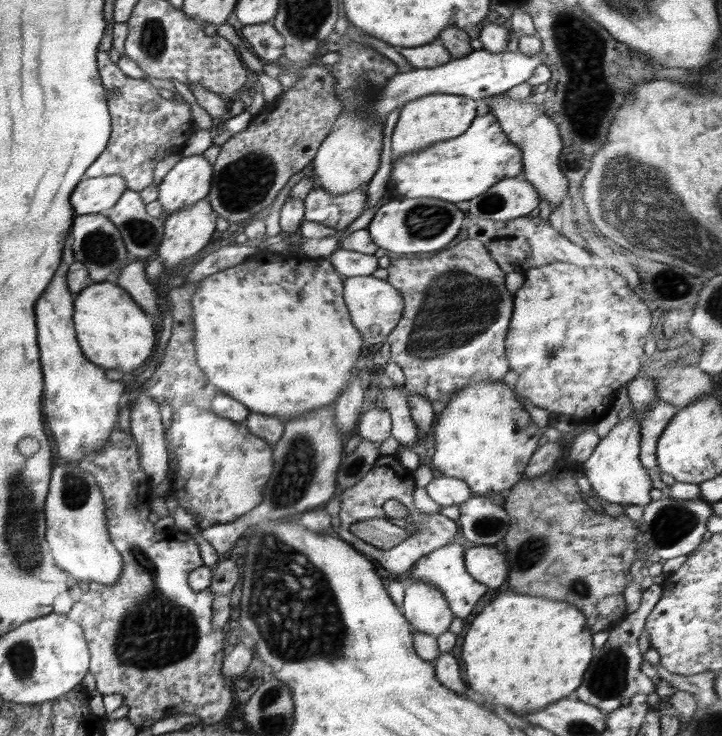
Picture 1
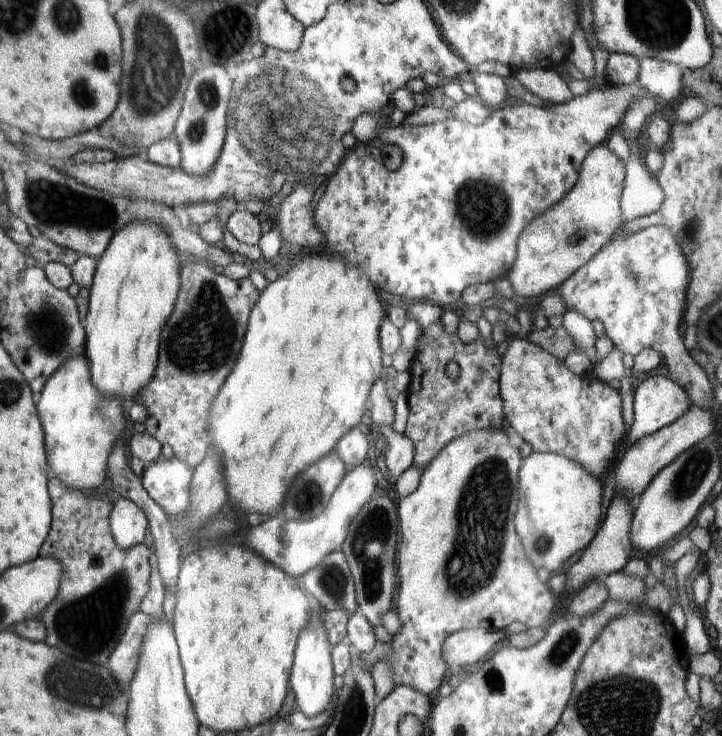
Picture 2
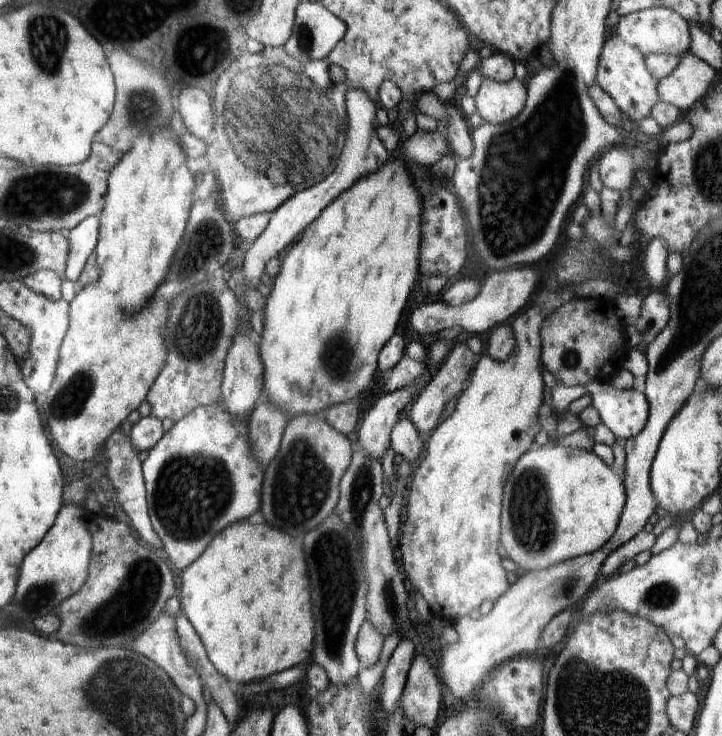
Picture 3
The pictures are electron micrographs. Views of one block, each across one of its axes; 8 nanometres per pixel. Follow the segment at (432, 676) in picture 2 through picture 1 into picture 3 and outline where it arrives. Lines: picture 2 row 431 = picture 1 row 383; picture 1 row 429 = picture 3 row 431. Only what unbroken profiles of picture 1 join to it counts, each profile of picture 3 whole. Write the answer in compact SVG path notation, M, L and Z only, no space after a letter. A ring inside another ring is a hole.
M602 212L599 215L590 214L590 218L582 224L585 237L580 240L570 240L568 242L568 248L558 256L556 264L554 264L554 272L548 280L548 288L543 288L539 293L538 300L534 306L530 308L524 308L520 316L514 320L512 325L512 330L514 331L514 340L516 340L516 348L514 348L514 354L504 360L504 362L494 361L491 359L480 360L474 368L473 374L468 380L468 384L462 391L462 395L458 398L456 408L453 412L453 415L450 415L445 421L436 426L431 432L430 438L428 440L428 448L426 448L426 456L422 458L420 466L413 471L412 476L412 486L410 486L410 494L408 494L408 506L406 509L406 517L399 524L400 532L402 532L402 538L400 538L399 545L402 554L404 554L404 570L406 571L406 577L410 580L413 588L416 588L416 592L422 594L422 598L426 600L428 608L434 615L443 616L445 619L448 616L453 616L457 614L458 616L468 616L472 610L476 610L484 602L484 600L491 600L493 603L495 600L498 600L506 590L510 583L508 582L508 576L506 576L506 570L502 566L502 557L498 554L498 544L500 543L500 508L502 508L502 498L504 498L504 484L510 476L514 465L518 462L518 458L522 456L527 450L530 450L536 434L540 432L542 426L540 424L539 409L543 404L544 400L544 380L542 376L542 358L541 358L541 348L542 348L542 322L554 314L556 310L564 306L567 301L572 300L576 295L574 294L574 287L582 284L582 282L588 282L589 280L608 280L610 274L614 274L620 266L618 263L612 264L610 258L604 258L600 252L598 252L598 246L614 246L618 244L618 239L616 238L616 226L606 226L604 220L602 220Z

